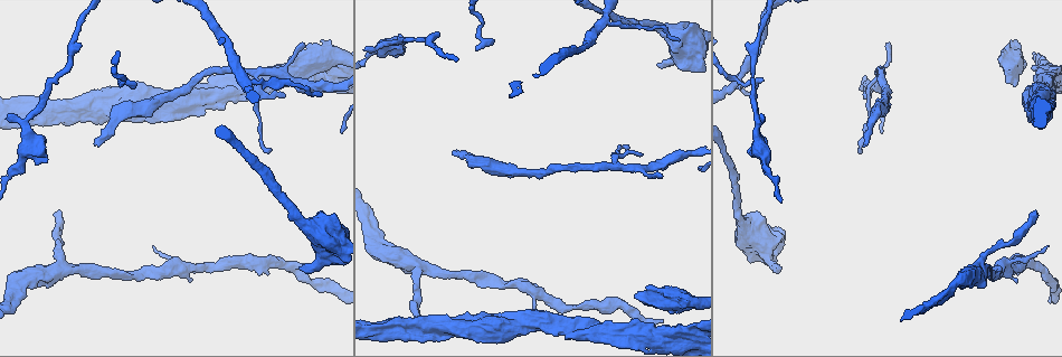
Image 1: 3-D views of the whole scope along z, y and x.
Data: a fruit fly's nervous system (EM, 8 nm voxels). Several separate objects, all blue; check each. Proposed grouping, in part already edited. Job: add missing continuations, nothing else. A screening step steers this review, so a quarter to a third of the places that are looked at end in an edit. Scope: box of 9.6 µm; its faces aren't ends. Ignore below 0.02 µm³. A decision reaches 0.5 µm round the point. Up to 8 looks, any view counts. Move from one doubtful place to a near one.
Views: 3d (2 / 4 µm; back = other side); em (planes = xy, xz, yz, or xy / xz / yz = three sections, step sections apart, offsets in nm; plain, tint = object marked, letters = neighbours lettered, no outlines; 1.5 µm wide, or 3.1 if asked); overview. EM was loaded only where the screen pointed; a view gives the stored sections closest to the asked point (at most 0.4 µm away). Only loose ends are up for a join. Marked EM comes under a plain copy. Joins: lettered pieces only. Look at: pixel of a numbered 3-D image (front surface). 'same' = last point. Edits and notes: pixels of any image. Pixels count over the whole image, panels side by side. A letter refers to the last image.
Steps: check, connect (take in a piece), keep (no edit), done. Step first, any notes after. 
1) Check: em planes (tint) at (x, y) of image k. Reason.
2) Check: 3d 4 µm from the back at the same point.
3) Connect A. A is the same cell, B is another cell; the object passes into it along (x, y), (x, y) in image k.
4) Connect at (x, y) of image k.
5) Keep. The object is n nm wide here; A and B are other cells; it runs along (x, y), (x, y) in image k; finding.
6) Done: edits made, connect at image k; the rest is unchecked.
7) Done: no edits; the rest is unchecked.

Check: 3d 4 µm at (299, 266) of image 1. Branch stops here.

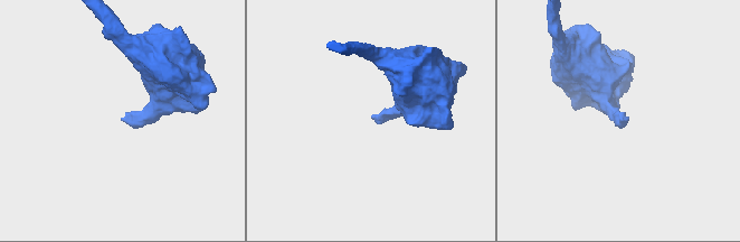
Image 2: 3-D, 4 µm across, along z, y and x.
Check: em planes (letters) at (122, 118) of image 2. Need the tissue.

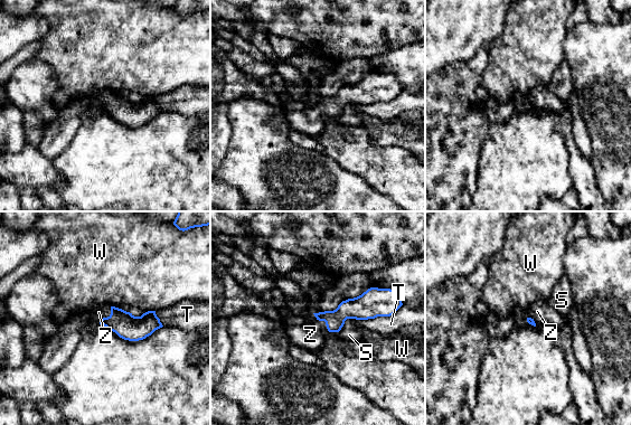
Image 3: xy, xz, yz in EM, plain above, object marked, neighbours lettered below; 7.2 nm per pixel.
Connect Z. Z is the same cell, S, T and W are other cells; the object passes into it along (355, 308), (322, 320), (310, 334) in image 3; the neuron continues.

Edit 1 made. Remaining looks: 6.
Check: overview. Redraw.

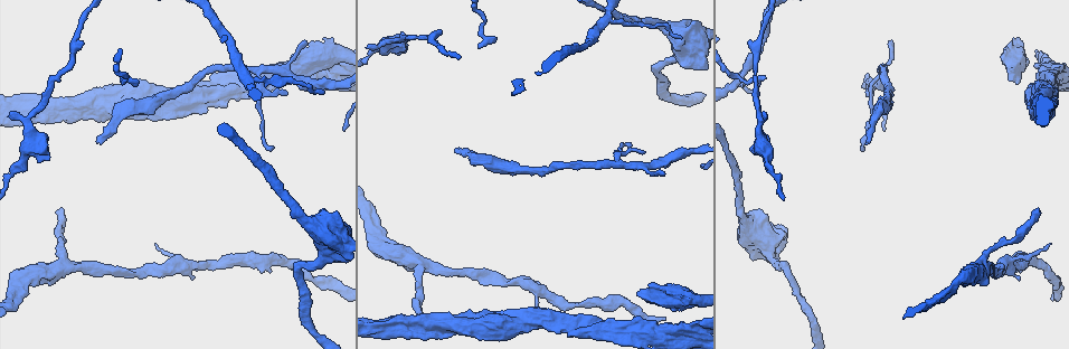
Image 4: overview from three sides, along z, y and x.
Check: em xy step 8 (letters) at (866, 143) of image 4. Branch stops here.

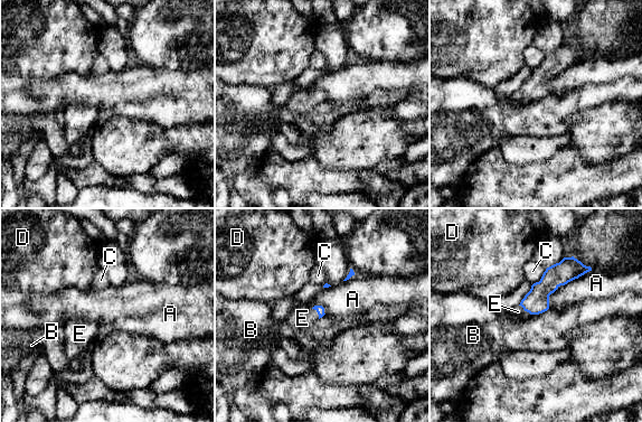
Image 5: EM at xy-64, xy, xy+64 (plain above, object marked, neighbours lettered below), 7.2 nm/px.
Check: em planes (letters) at the same point.

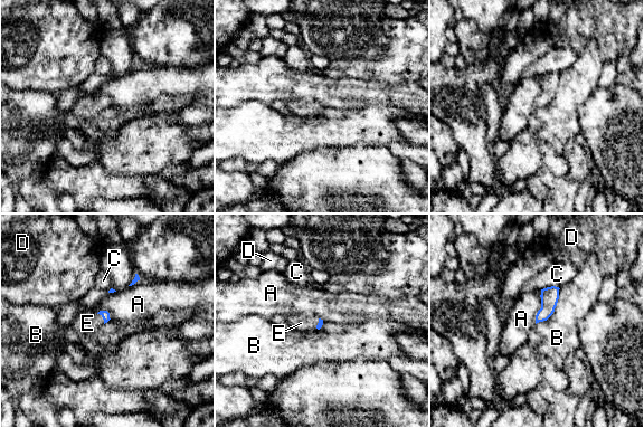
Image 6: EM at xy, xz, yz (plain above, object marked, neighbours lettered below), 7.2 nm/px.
Connect E. The longest contact is with B, 320 nm; E is the same cell, A, B, C and D are other cells; it goes on there.

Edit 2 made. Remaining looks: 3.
Check: overview. See it whole again.

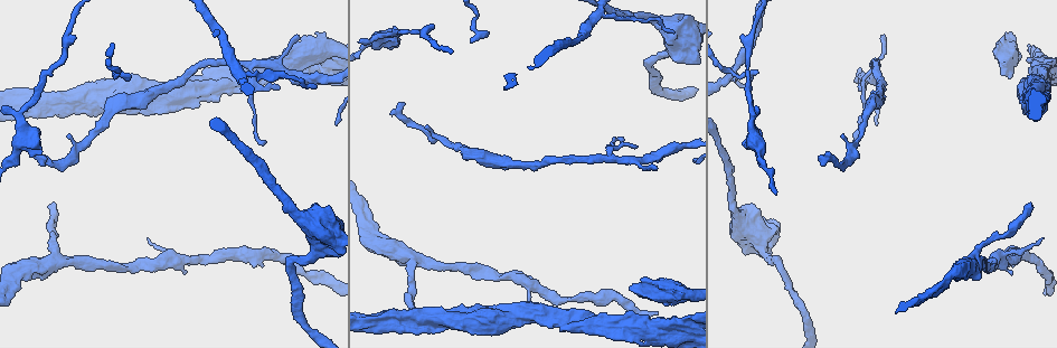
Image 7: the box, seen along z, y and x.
Check: 3d 4 µm at (673, 31) of image 7. Branch stops here.

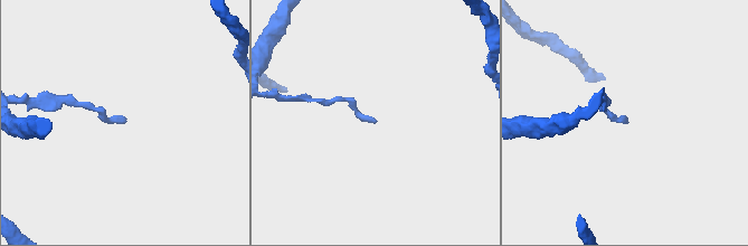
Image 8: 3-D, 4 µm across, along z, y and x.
Check: em planes (letters) at (375, 123) of image 8. Shape alone is not enough.

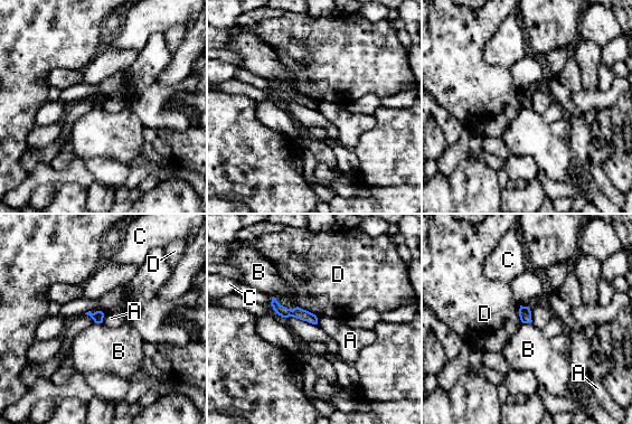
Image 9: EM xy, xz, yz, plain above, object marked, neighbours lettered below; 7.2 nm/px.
Keep. The longest contact is with B, 200 nm; A, B, C and D are other cells; a border runs along (271, 298), (288, 308), (296, 307) in image 9; no lettered piece goes on from it.

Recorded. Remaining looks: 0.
Done: edits made, connect at image 3, connect at image 6; the rest is unchecked.

